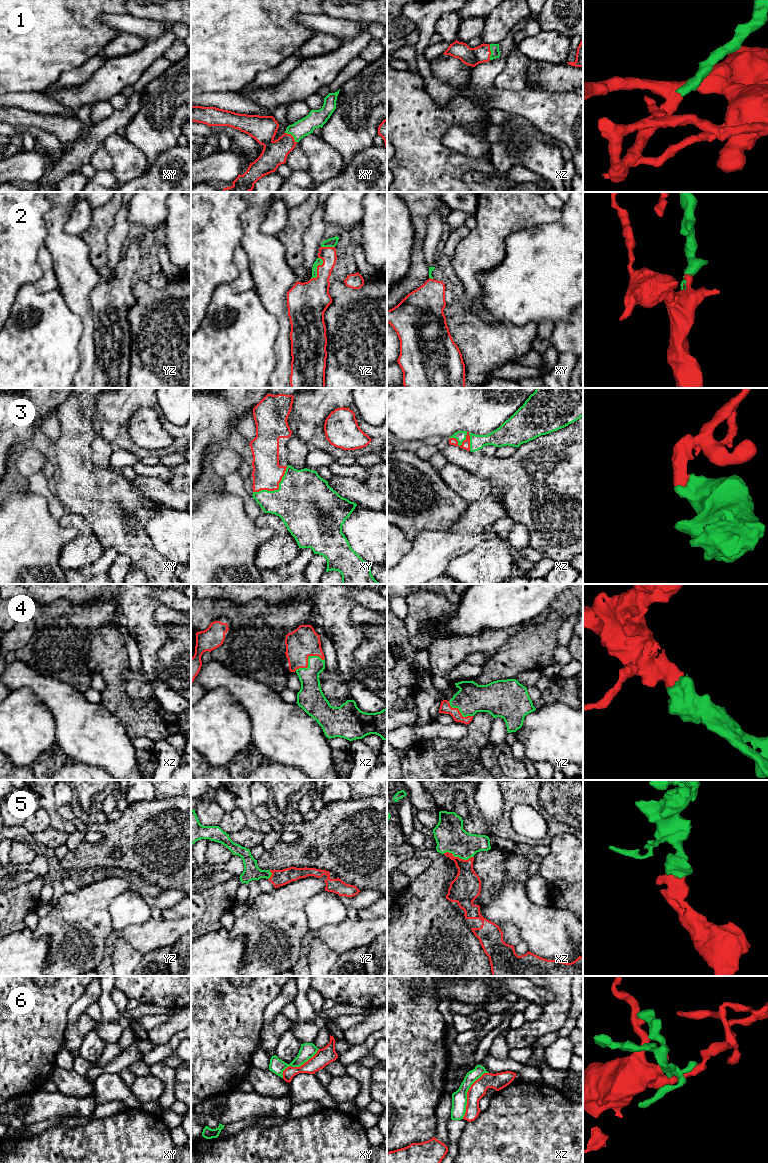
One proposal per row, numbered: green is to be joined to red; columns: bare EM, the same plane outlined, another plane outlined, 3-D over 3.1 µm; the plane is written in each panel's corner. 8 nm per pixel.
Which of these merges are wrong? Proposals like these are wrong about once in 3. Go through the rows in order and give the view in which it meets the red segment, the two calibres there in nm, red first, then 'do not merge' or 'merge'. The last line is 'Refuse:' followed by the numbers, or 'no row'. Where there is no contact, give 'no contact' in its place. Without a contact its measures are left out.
1: contact in xy; calibres 220 and 140 nm; merge
2: contact in yz; calibres 280 and 50 nm; merge
3: contact in xy; calibres 240 and 460 nm; merge
4: contact in xz; calibres 240 and 170 nm; merge
5: contact in xz; calibres 240 and 240 nm; merge
6: contact in xz; calibres 130 and 130 nm; do not merge
Refuse: 6

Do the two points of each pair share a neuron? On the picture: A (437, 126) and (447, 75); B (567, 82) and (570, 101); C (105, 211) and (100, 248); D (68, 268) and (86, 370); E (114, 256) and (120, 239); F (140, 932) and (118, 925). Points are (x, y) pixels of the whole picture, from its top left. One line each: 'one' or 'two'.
A: two
B: two
C: one
D: one
E: one
F: two

